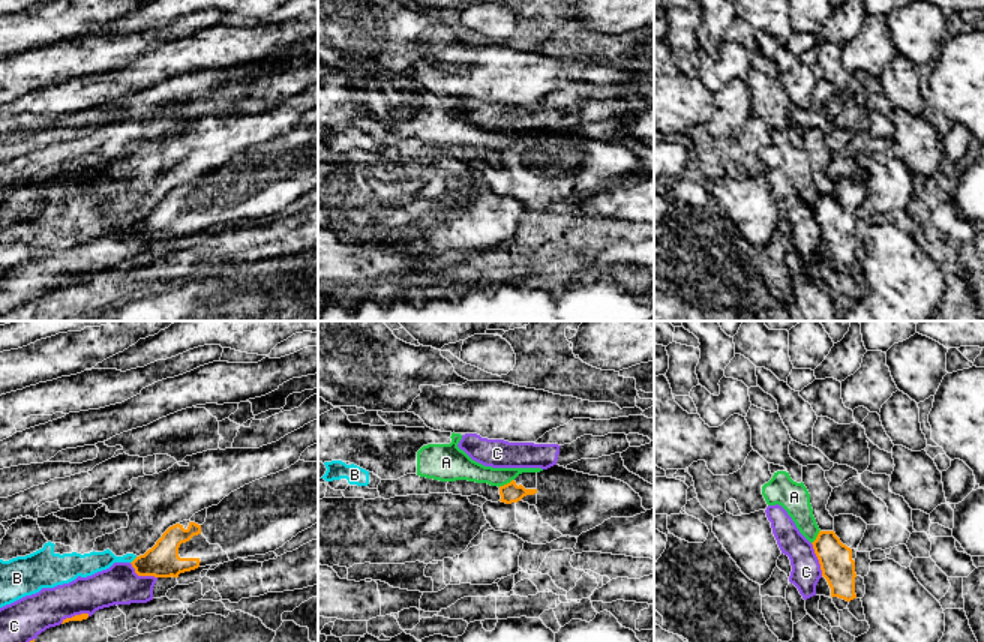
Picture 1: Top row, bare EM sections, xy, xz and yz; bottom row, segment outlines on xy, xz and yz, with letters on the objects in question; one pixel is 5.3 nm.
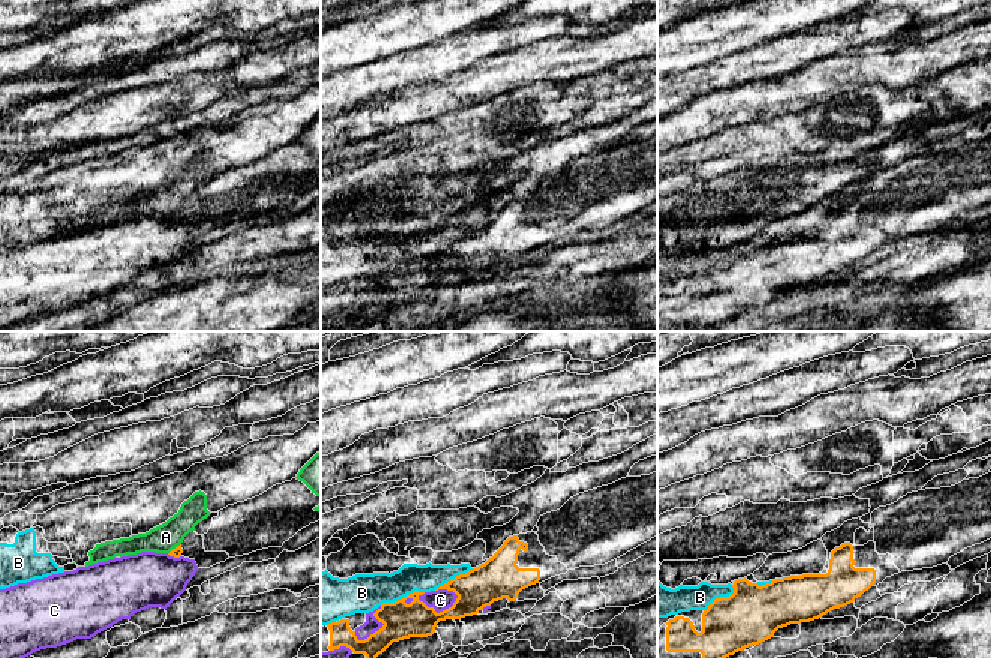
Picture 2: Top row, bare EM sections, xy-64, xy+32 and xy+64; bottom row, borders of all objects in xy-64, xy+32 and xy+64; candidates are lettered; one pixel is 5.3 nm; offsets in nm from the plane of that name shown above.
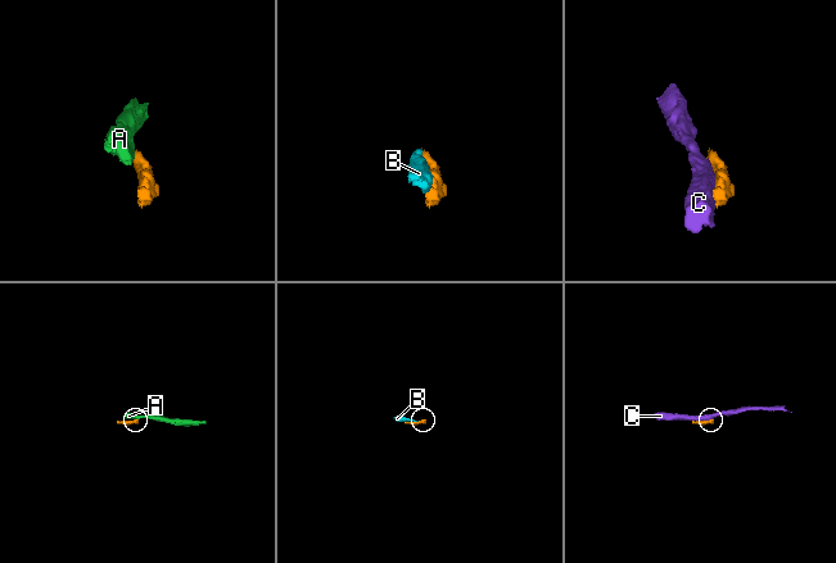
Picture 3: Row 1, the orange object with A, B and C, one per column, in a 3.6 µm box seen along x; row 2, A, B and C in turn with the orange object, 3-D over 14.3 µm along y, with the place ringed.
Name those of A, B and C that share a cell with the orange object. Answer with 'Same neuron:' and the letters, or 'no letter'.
Same neuron: no letter

